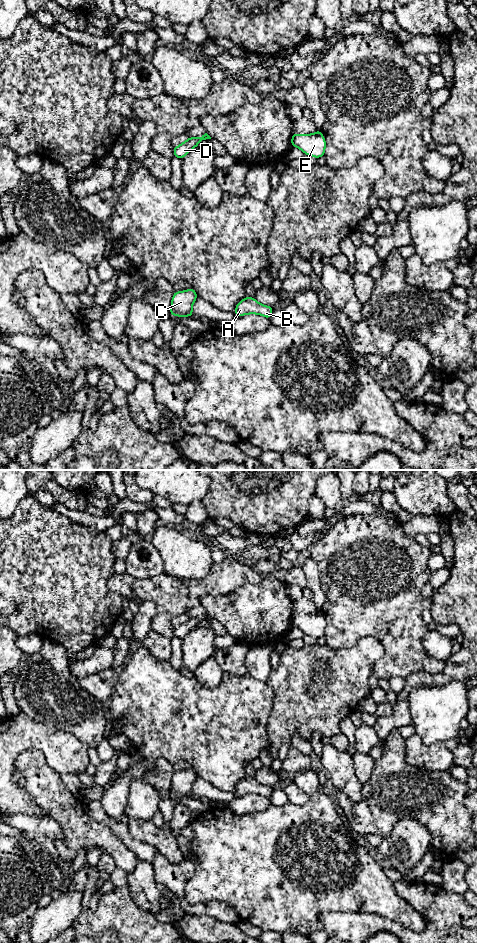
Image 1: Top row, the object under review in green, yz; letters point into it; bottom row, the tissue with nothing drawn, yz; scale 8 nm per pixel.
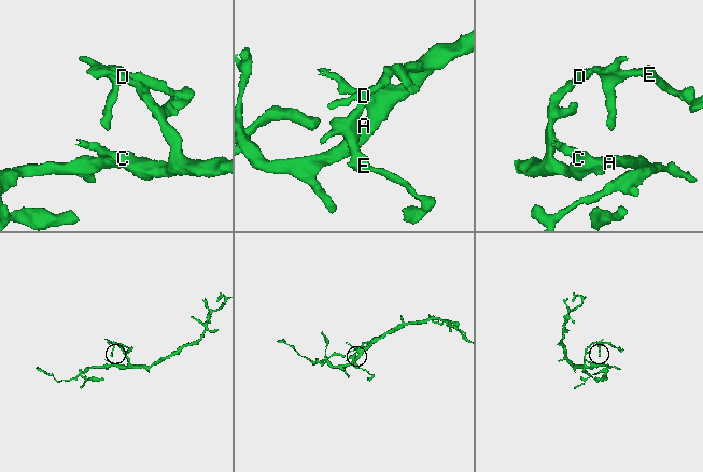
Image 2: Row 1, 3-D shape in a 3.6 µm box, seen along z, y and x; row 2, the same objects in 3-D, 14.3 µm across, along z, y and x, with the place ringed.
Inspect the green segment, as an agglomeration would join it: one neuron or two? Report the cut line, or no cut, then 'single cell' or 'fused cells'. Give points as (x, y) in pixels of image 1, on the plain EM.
no cut | single cell

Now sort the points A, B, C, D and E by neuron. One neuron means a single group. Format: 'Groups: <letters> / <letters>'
Groups: A B C D E

